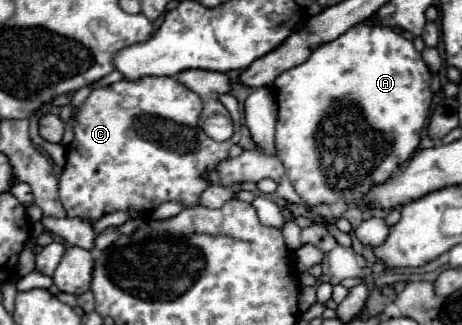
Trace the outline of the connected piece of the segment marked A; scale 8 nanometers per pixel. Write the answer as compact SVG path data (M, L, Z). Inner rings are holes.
M358 23L352 29L348 29L344 35L340 35L336 41L324 43L318 49L312 51L310 59L298 67L292 67L288 71L284 71L276 81L274 81L274 91L276 91L276 101L278 101L278 125L276 125L276 147L278 147L278 159L282 161L286 175L290 179L290 183L294 185L296 193L302 197L302 201L308 207L316 207L322 203L336 203L336 201L346 201L346 203L360 203L372 187L386 183L386 179L390 179L390 175L404 165L414 151L420 145L420 133L426 125L428 113L430 113L430 103L432 103L432 91L430 91L430 71L426 67L426 63L422 61L422 55L414 49L414 45L404 39L400 33L396 33L390 27L378 27L378 25L370 25L370 23Z

